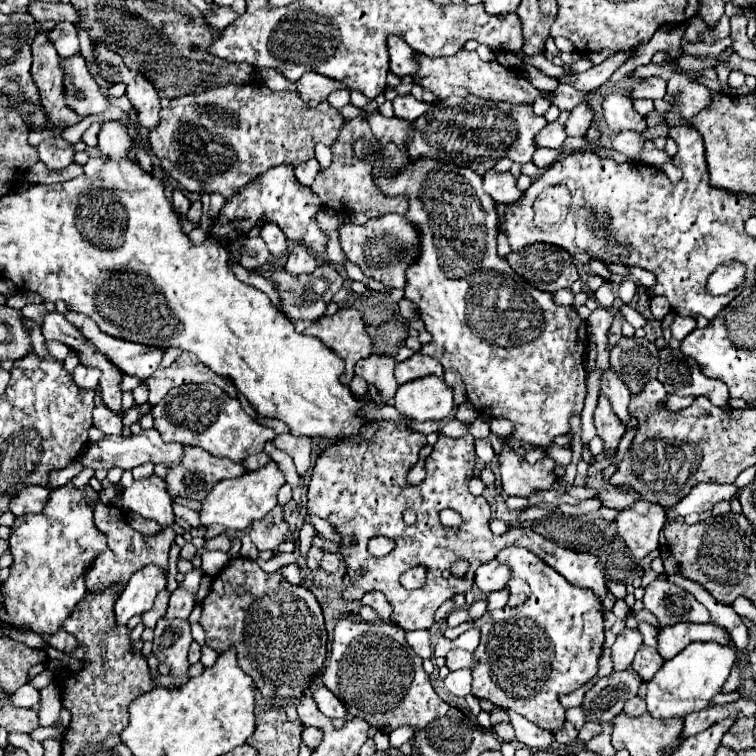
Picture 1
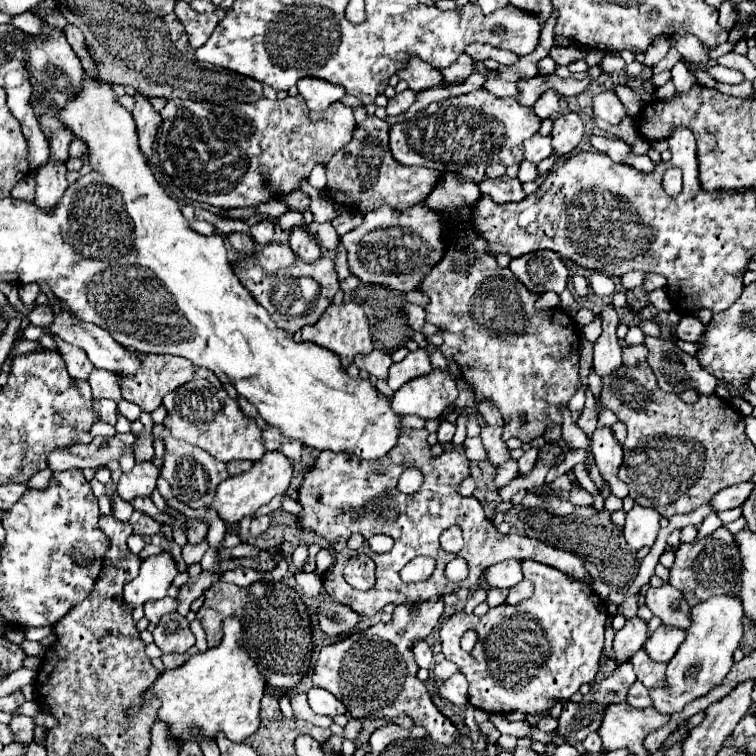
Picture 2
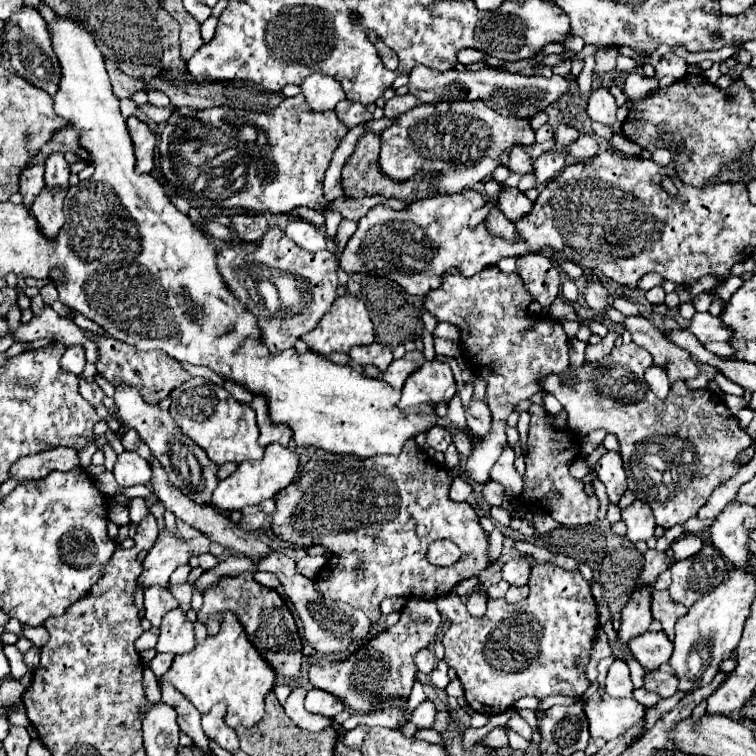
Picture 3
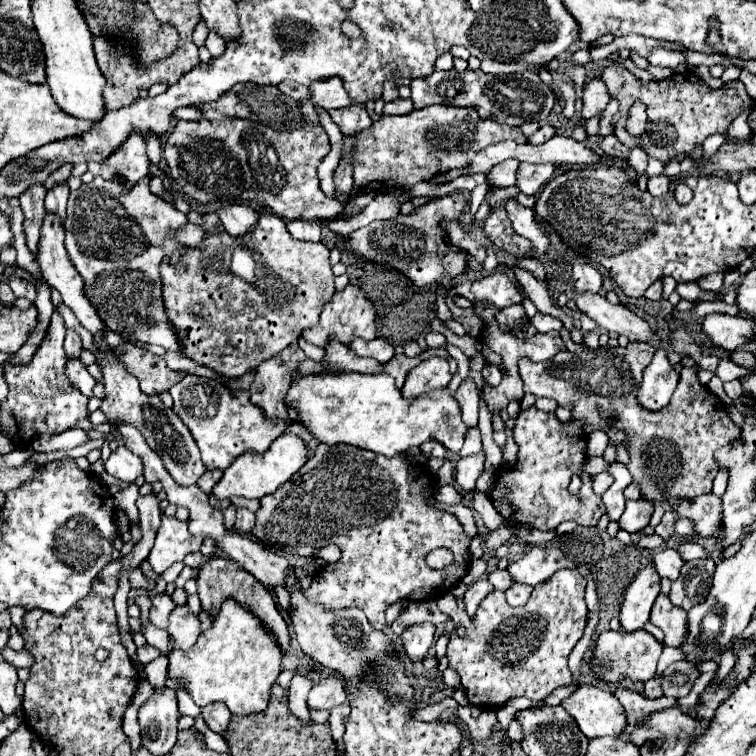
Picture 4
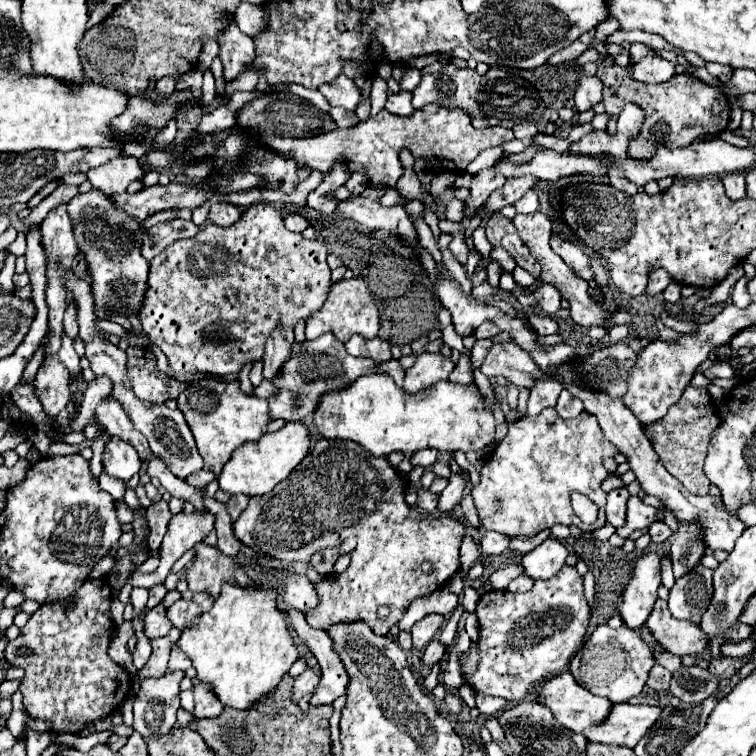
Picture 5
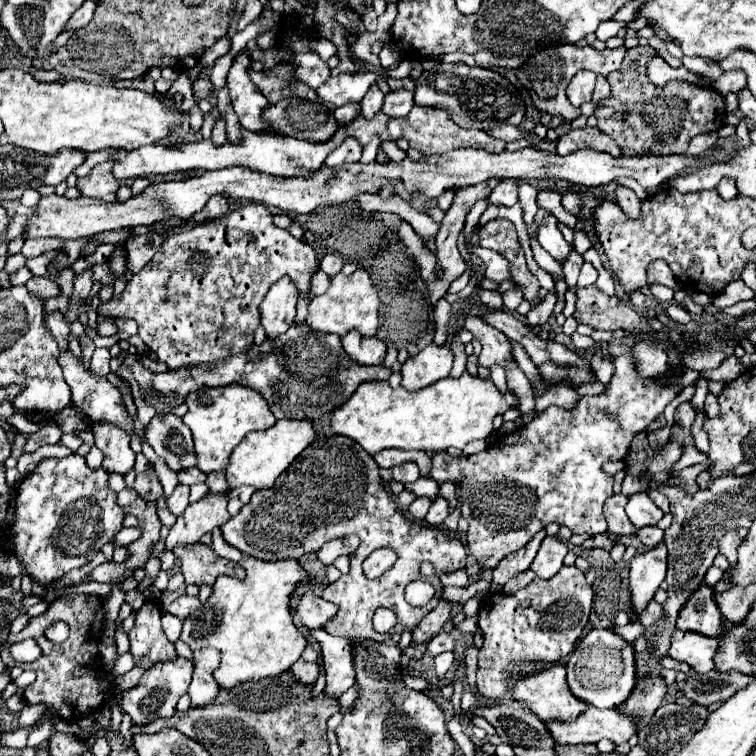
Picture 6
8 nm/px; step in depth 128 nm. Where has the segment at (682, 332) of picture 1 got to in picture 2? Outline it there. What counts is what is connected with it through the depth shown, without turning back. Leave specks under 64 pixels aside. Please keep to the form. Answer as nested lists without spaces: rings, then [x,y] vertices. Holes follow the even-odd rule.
[[[694,314],[682,316],[680,322],[678,322],[678,326],[674,328],[676,336],[678,336],[680,340],[688,340],[688,342],[700,342],[704,330],[706,330],[706,326],[704,326]]]

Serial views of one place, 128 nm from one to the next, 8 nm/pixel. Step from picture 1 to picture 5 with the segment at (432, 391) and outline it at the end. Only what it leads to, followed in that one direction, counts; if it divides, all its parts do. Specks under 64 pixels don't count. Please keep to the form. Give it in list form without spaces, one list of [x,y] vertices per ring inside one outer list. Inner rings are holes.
[[[420,354],[416,364],[406,370],[404,390],[408,394],[416,394],[434,386],[440,380],[448,380],[450,372],[454,370],[454,362],[442,354]]]

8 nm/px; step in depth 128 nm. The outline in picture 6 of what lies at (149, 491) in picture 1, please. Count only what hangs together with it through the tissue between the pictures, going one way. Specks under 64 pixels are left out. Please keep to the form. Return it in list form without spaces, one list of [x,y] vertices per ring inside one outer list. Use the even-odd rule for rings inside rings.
[[[92,424],[96,446],[104,454],[102,468],[116,474],[128,474],[134,468],[136,454],[130,448],[130,436],[116,424]]]

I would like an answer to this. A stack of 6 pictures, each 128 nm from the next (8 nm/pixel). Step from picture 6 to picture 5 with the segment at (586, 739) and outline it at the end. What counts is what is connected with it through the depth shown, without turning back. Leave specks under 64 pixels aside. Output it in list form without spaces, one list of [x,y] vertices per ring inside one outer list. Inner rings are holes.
[[[614,704],[608,720],[596,728],[586,728],[584,736],[592,742],[604,742],[614,746],[634,748],[640,738],[660,720],[660,706],[638,706],[638,704]]]

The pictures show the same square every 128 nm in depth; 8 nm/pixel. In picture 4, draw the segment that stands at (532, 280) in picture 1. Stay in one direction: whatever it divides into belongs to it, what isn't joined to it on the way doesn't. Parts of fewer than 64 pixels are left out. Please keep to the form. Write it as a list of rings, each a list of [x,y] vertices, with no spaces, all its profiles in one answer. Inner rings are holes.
[[[526,256],[526,258],[522,258],[522,260],[518,262],[518,266],[522,266],[522,268],[528,270],[528,272],[532,272],[536,280],[546,282],[546,268],[544,268],[544,264],[542,264],[538,258],[534,258],[534,256]],[[536,312],[534,318],[530,318],[530,324],[538,330],[538,332],[550,332],[550,330],[562,330],[564,324],[562,320],[554,318],[554,316],[548,316],[544,312]]]

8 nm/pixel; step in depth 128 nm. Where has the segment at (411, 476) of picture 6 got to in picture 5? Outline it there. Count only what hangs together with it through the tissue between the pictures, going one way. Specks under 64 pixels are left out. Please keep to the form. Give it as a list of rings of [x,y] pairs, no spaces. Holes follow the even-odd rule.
[[[428,448],[424,452],[414,452],[410,458],[412,466],[432,466],[436,460],[438,460],[438,452],[432,448]]]

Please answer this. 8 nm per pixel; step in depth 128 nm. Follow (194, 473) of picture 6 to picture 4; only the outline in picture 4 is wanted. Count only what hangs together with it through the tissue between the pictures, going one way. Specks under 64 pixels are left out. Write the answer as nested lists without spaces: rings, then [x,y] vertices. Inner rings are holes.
[[[208,470],[202,474],[202,478],[198,480],[198,488],[204,490],[206,494],[210,494],[210,490],[214,488],[214,484],[222,478],[222,470]]]

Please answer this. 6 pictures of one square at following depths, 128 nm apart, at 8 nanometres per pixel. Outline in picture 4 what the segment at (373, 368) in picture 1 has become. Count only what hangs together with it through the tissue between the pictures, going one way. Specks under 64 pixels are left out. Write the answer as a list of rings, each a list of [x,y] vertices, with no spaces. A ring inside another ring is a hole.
[[[356,338],[356,340],[350,344],[350,348],[352,348],[358,356],[376,358],[380,364],[392,360],[392,356],[394,356],[394,346],[388,344],[388,342],[382,340],[382,338],[376,338],[376,340],[370,340],[370,342]]]

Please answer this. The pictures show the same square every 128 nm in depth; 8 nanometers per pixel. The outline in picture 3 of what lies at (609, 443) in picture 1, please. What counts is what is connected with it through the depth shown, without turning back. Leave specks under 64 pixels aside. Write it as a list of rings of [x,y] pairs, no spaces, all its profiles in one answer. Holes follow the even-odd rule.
[[[606,452],[606,454],[602,454],[602,458],[598,460],[594,470],[596,470],[598,478],[606,486],[608,500],[612,504],[618,504],[618,500],[626,492],[626,474],[624,474],[620,452]]]

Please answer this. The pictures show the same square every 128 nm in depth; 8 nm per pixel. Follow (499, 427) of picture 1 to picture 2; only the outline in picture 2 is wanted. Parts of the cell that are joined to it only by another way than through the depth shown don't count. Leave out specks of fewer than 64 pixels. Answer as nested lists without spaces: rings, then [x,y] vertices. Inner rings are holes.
[[[482,400],[475,404],[478,412],[484,416],[484,420],[490,426],[502,427],[504,424],[503,418],[498,409],[488,400]]]

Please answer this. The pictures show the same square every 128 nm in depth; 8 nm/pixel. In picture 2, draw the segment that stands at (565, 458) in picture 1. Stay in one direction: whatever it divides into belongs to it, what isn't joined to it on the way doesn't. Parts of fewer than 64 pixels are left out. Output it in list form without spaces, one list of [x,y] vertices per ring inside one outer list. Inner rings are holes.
[[[584,463],[576,465],[572,471],[582,487],[585,488],[585,490],[587,490],[592,496],[599,494],[599,489],[596,487],[594,482],[592,482],[589,473],[585,470]]]

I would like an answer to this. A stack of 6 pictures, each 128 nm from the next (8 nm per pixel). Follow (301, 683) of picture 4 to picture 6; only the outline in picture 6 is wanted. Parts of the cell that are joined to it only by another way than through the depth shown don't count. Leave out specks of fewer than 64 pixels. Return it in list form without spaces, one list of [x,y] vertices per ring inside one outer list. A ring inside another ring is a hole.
[[[298,660],[298,662],[292,666],[292,674],[294,674],[302,684],[314,686],[314,684],[316,684],[316,678],[318,678],[318,674],[320,674],[320,668],[318,668],[316,662],[308,664],[308,662]]]

